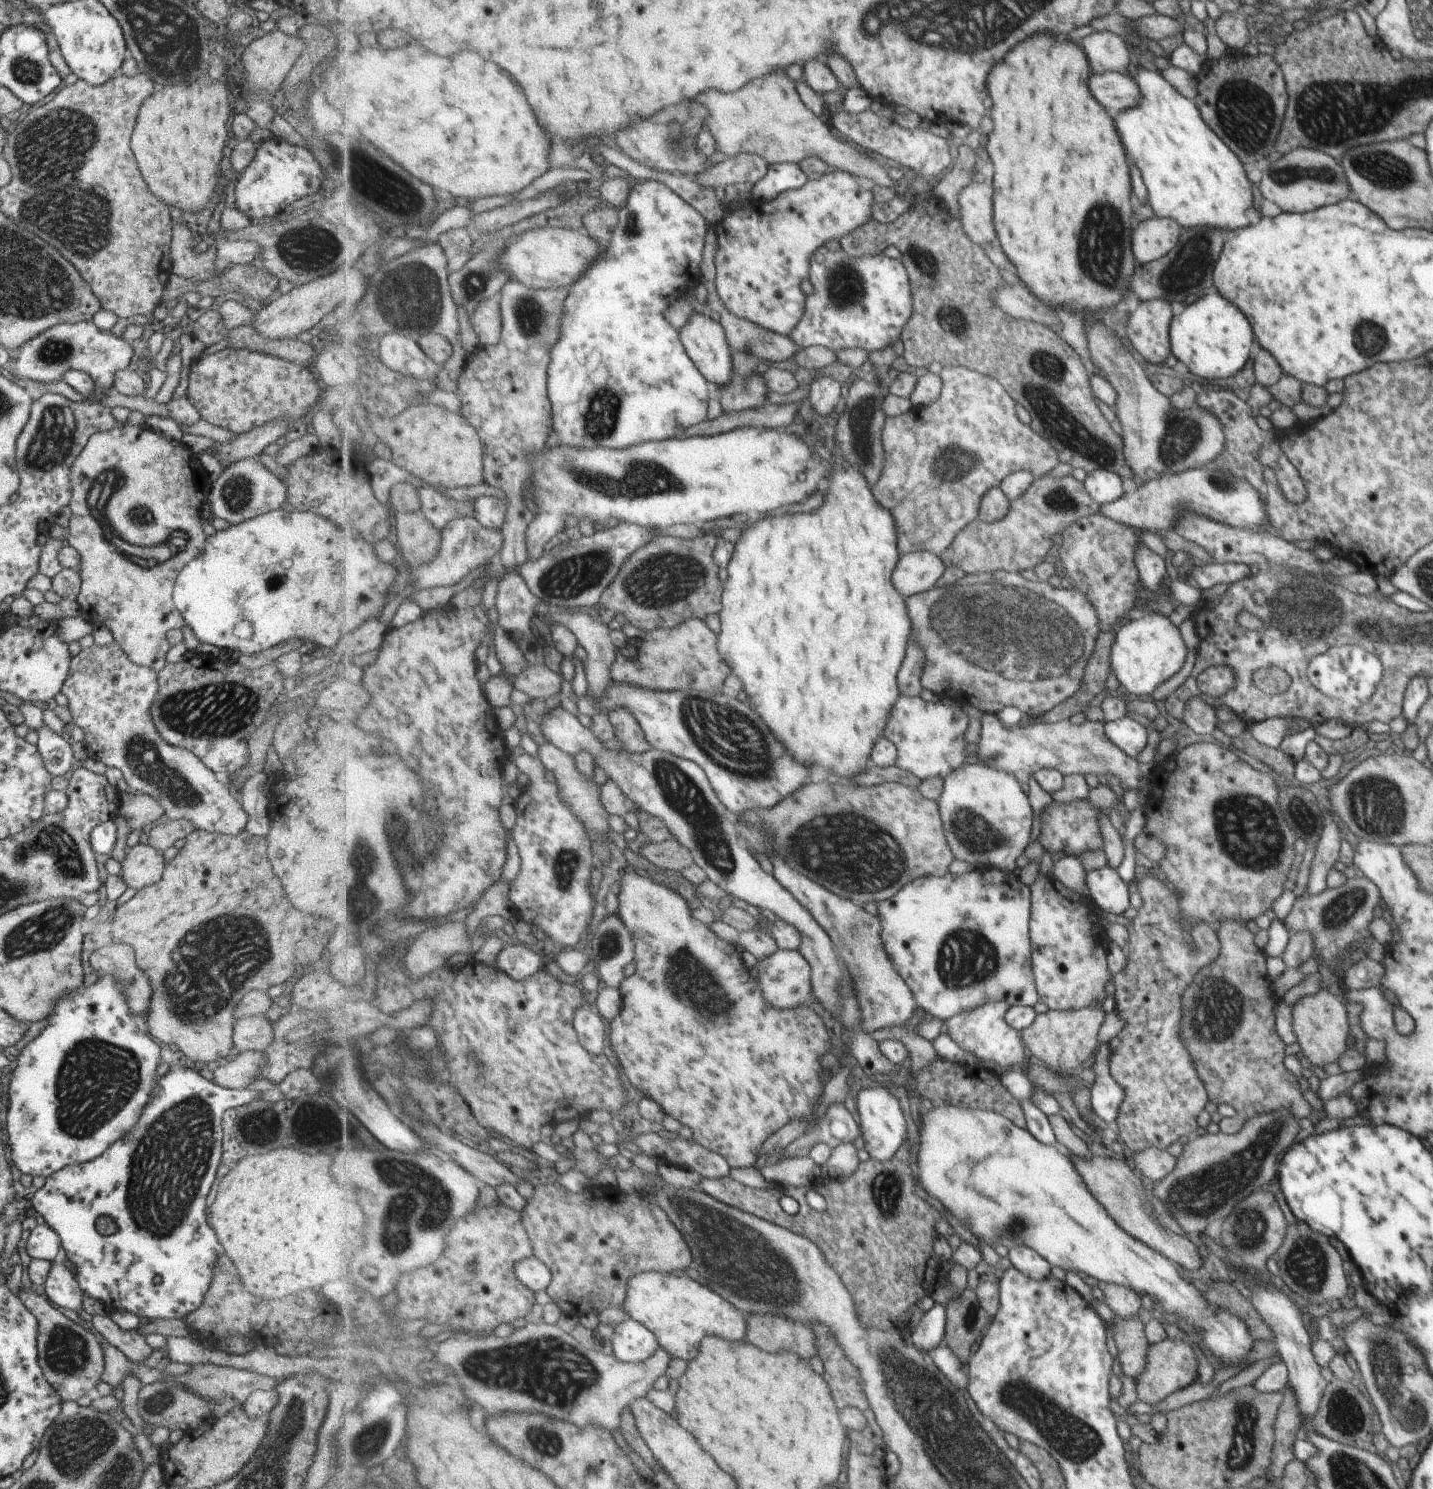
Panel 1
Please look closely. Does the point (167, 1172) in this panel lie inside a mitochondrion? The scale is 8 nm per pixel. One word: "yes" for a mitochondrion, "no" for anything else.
yes

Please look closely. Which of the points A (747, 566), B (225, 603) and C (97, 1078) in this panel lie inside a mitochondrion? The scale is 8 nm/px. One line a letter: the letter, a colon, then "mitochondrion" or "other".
A: other
B: mitochondrion
C: mitochondrion

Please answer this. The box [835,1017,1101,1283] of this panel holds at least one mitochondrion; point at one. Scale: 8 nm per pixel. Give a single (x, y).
(885, 1193)

